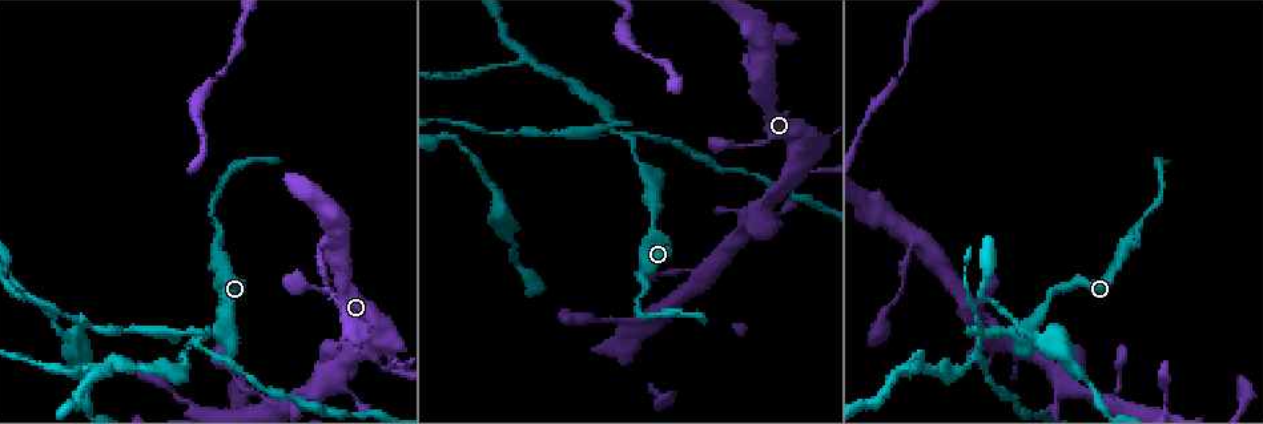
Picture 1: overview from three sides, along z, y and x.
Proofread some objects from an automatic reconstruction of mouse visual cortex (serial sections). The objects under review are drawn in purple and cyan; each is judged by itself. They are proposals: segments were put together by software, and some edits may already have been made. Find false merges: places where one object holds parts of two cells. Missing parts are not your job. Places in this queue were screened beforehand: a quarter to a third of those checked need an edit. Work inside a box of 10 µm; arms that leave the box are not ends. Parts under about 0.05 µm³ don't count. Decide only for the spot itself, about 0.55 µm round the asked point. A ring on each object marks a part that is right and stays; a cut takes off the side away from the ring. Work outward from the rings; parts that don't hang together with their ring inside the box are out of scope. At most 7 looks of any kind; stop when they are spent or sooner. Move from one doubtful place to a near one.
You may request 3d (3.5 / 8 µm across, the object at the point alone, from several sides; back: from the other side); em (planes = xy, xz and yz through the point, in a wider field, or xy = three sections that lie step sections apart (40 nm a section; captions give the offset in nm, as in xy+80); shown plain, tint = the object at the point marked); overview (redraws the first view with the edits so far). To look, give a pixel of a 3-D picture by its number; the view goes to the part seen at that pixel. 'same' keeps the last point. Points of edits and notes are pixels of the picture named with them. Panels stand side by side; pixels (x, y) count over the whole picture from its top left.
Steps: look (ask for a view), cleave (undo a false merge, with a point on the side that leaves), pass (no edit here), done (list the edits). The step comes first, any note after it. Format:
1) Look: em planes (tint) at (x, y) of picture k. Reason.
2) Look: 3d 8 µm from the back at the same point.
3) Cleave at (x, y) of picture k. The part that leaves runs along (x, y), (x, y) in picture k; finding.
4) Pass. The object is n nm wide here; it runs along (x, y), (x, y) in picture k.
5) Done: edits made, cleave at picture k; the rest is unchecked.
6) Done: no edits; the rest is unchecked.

Look: 3d 3.5 µm at (979, 344) of picture 1. A narrow waist.

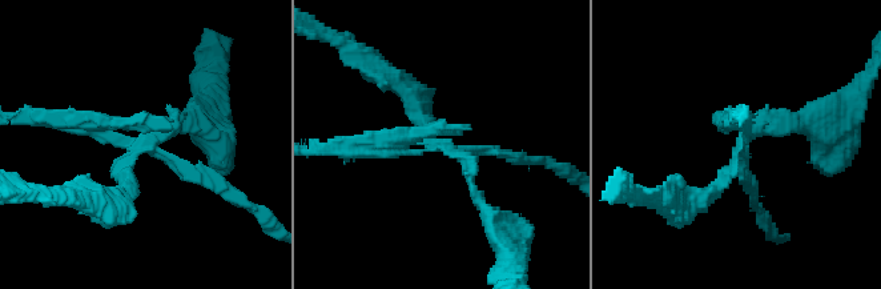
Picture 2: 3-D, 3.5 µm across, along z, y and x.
Look: em xy step 5 (tint) at (738, 146) of picture 2. 4 arms meet here; the arms are 150, 150, 200, 200 nm wide.

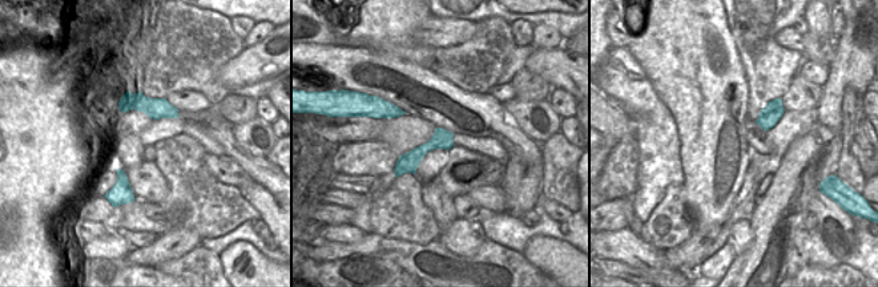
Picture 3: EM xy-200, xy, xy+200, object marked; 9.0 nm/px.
Cleave at (397, 135) of picture 2. The part that leaves runs along (434, 147), (413, 151), (401, 140), (328, 147) in picture 2; a second cell is stuck on.

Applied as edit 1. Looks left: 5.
Look: overview.

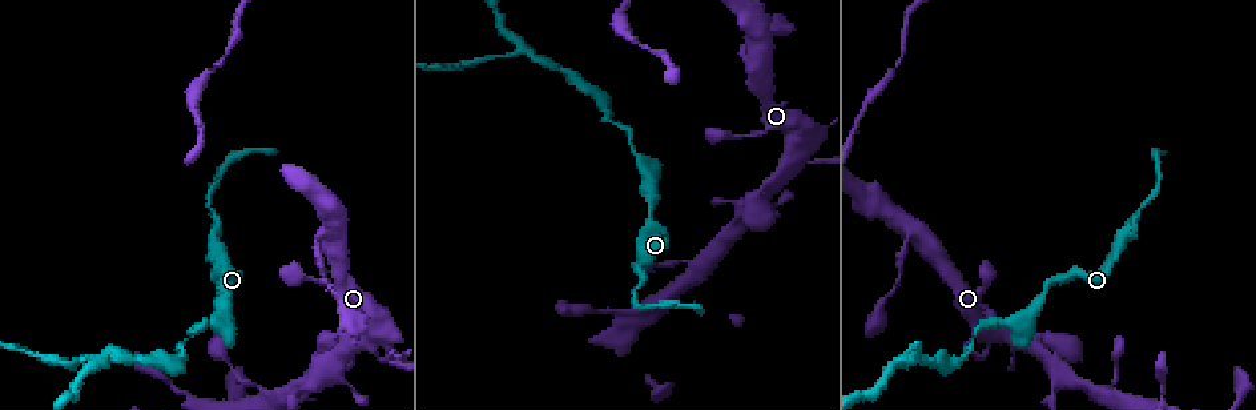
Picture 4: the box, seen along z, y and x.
Look: 3d 3.5 µm at (900, 360) of picture 4. A fork.

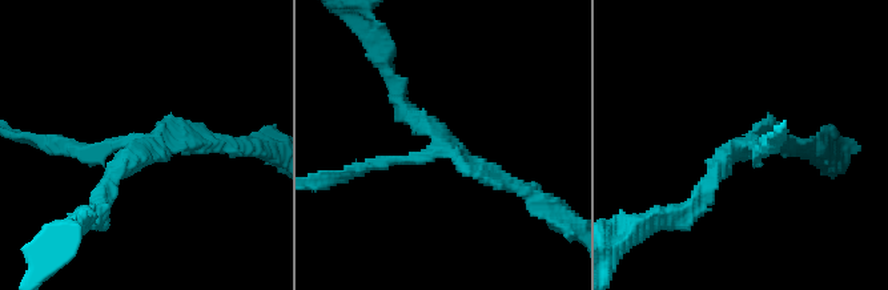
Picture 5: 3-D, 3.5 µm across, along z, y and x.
Look: em xy step 3 (tint) at (161, 143) of picture 5. Need the tissue.

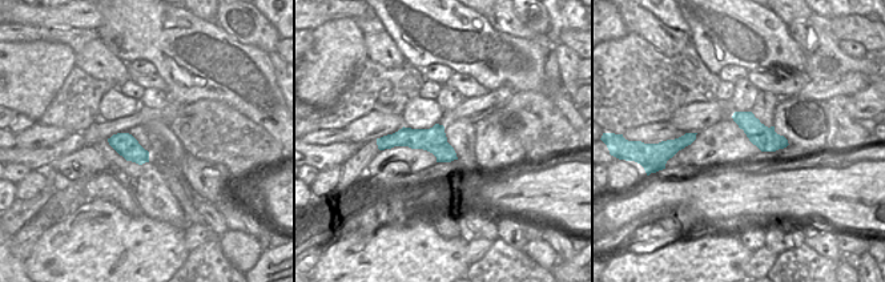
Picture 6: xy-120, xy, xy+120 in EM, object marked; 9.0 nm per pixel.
Pass. 3 arms meet here; the arms are 150, 150, 200 nm wide; it runs along (386, 145), (427, 139), (453, 156) in picture 6; all the same cell.

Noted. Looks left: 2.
Look: 3d 3.5 µm at (378, 355) of picture 4. Sharp bend.

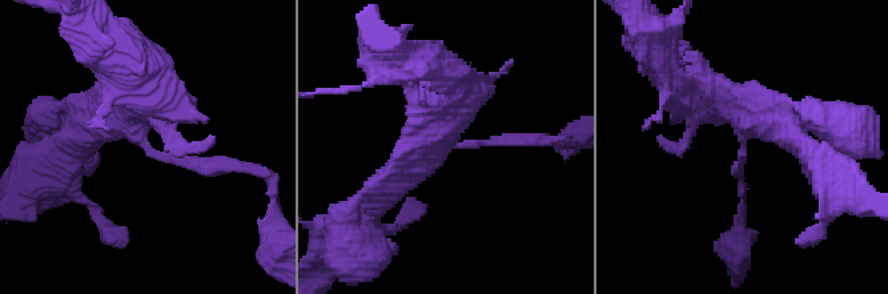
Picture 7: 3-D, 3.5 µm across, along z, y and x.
Look: em xy step 3 (tint) at (150, 147) of picture 7. 3 arms meet here; the arms are 150, 400, 450 nm wide; shape alone is not enough.

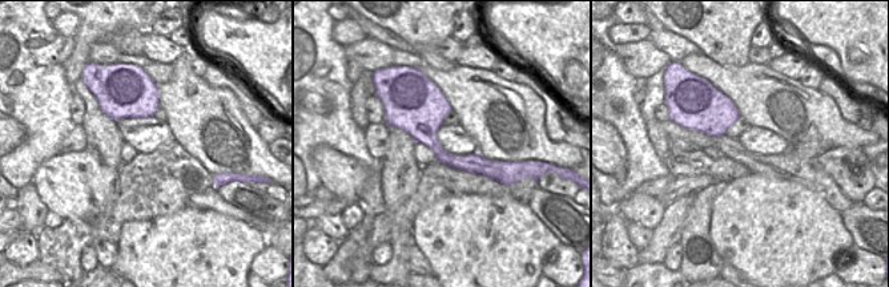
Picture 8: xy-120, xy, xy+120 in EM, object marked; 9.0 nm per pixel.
Pass. It runs along (450, 117), (425, 148), (515, 144) in picture 7; all the same cell.

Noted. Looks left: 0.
Done: edits made, cleave at picture 2; the rest is unchecked.

